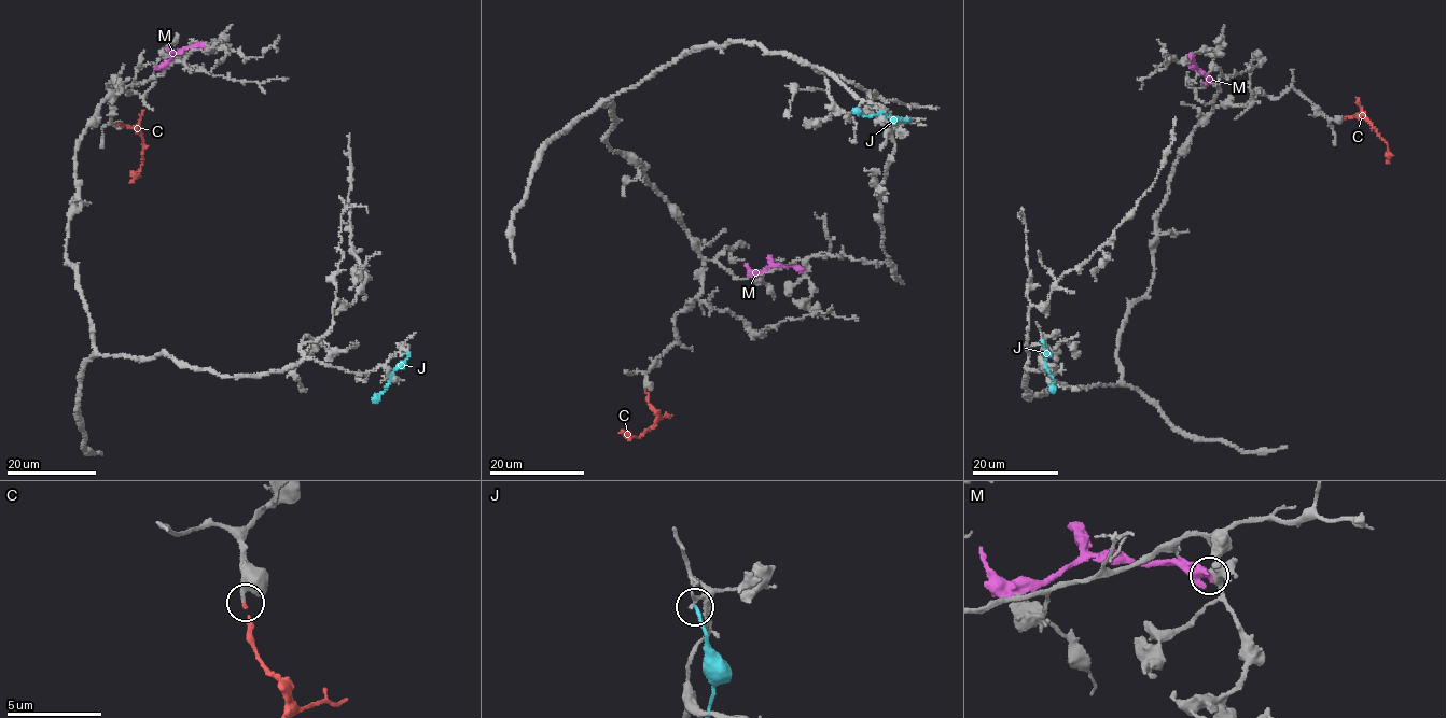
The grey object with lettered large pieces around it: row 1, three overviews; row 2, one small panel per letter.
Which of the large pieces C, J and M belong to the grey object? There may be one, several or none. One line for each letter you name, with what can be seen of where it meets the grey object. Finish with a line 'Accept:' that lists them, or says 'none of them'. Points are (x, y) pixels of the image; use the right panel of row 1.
C: meets grey at (1344, 118)
Accept: C

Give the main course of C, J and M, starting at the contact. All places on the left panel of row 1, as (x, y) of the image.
C: (117, 125), (136, 128), (142, 137), (141, 163), (137, 177), (129, 183)
J: (408, 351), (375, 403)
M: (202, 44), (181, 50), (162, 66), (154, 67)

